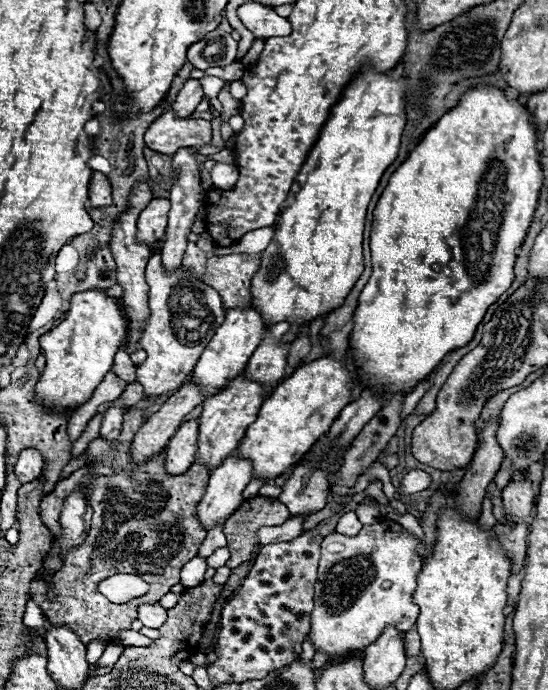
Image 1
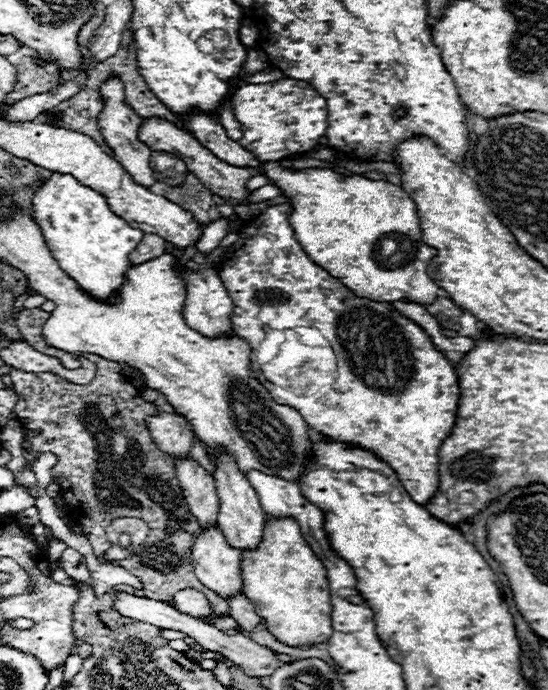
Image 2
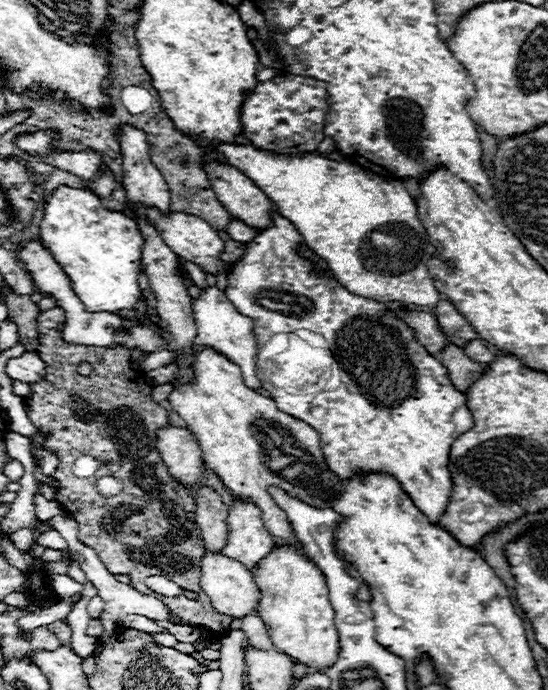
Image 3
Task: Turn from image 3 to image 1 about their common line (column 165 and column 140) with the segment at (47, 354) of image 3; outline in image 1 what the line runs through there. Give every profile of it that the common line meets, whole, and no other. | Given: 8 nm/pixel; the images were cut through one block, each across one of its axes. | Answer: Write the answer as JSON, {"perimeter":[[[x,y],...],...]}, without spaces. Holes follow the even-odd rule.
{"perimeter":[[[126,408],[122,432],[114,440],[116,448],[102,438],[92,440],[86,448],[86,466],[60,480],[54,492],[46,494],[40,502],[42,522],[58,538],[62,534],[60,512],[66,496],[76,490],[88,490],[86,498],[94,516],[86,540],[62,554],[62,568],[50,574],[48,582],[42,574],[30,582],[32,600],[42,608],[48,622],[68,624],[84,644],[92,640],[112,642],[112,636],[130,628],[140,604],[158,602],[174,584],[180,582],[180,568],[198,554],[198,548],[206,538],[206,530],[196,516],[196,508],[206,494],[208,466],[192,464],[188,472],[172,476],[164,468],[168,448],[154,454],[148,462],[132,462],[132,438],[142,424],[144,410]],[[120,572],[142,576],[150,584],[148,596],[138,596],[124,604],[108,602],[108,598],[98,592],[98,582]],[[48,592],[52,592],[54,598],[48,598]]]}

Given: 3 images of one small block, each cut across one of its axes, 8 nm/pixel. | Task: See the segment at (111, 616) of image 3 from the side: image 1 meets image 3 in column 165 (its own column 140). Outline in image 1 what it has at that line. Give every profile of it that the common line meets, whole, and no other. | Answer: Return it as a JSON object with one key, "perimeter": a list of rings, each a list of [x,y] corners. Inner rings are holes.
{"perimeter":[[[140,604],[138,620],[148,628],[160,628],[166,622],[166,610],[160,604]]]}

